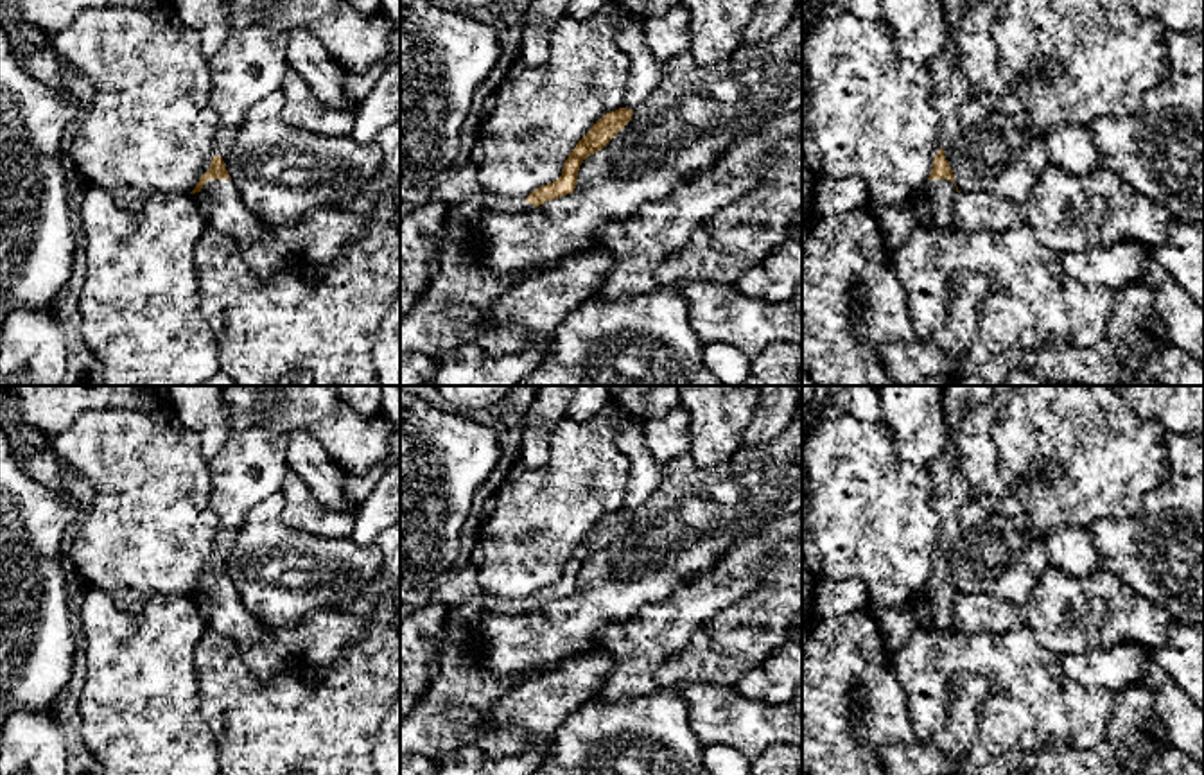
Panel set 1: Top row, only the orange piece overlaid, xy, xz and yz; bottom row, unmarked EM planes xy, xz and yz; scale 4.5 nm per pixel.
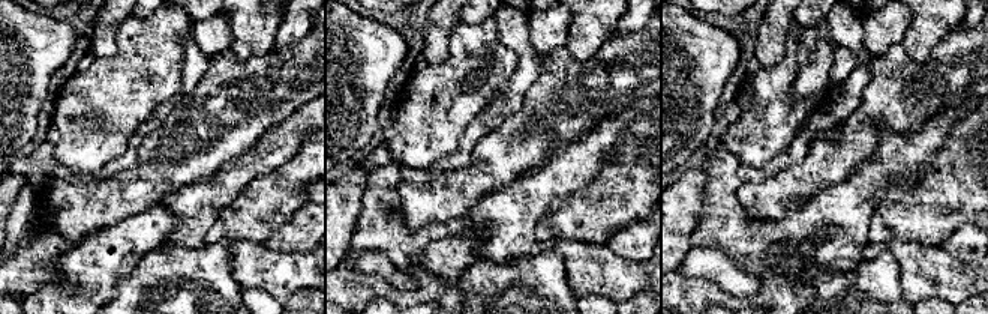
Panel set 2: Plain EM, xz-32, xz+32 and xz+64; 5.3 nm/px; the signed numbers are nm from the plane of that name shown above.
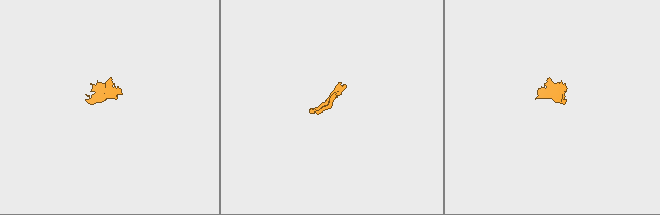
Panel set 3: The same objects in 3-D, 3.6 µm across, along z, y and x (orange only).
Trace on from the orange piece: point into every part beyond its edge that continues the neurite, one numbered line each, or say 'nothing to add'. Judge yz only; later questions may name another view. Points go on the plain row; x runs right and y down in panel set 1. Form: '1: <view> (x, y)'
1: yz (935, 601)

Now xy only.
1: xy (219, 605)

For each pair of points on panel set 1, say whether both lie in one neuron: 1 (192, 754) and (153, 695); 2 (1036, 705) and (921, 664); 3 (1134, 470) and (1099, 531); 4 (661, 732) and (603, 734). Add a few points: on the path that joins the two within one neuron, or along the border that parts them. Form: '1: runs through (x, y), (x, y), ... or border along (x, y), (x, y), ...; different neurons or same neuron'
1: runs through (180, 740), (153, 709); same neuron
2: runs through (1007, 677), (993, 662), (950, 662); same neuron
3: border along (1145, 503), (1136, 515), (1095, 519), (1086, 528); different neurons
4: runs through (646, 734), (618, 734); same neuron

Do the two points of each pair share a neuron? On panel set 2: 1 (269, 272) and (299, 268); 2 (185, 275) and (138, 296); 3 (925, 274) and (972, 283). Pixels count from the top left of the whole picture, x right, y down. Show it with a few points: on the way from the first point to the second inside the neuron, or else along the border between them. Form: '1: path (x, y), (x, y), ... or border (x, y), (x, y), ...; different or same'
1: path (276, 272), (291, 271); same
2: path (173, 287), (164, 296), (150, 296); same
3: path (937, 274), (960, 280); same

